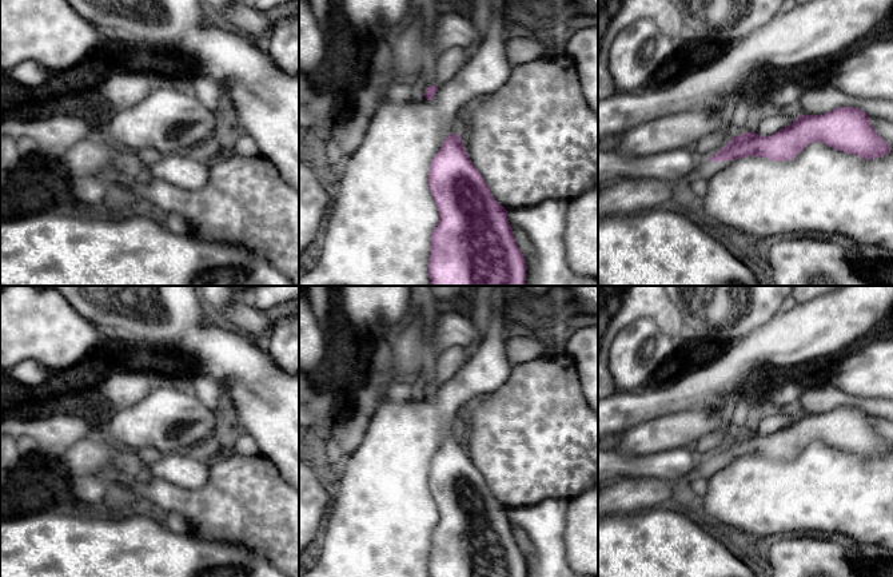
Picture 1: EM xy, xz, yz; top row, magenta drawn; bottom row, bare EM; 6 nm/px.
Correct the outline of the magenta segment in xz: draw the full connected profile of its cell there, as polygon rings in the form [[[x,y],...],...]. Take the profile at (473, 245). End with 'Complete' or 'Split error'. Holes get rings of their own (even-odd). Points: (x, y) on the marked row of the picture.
[[[459,134],[446,138],[434,156],[428,186],[439,211],[439,222],[431,235],[431,284],[526,286],[526,258],[515,242],[507,210],[493,196]]]. Complete

